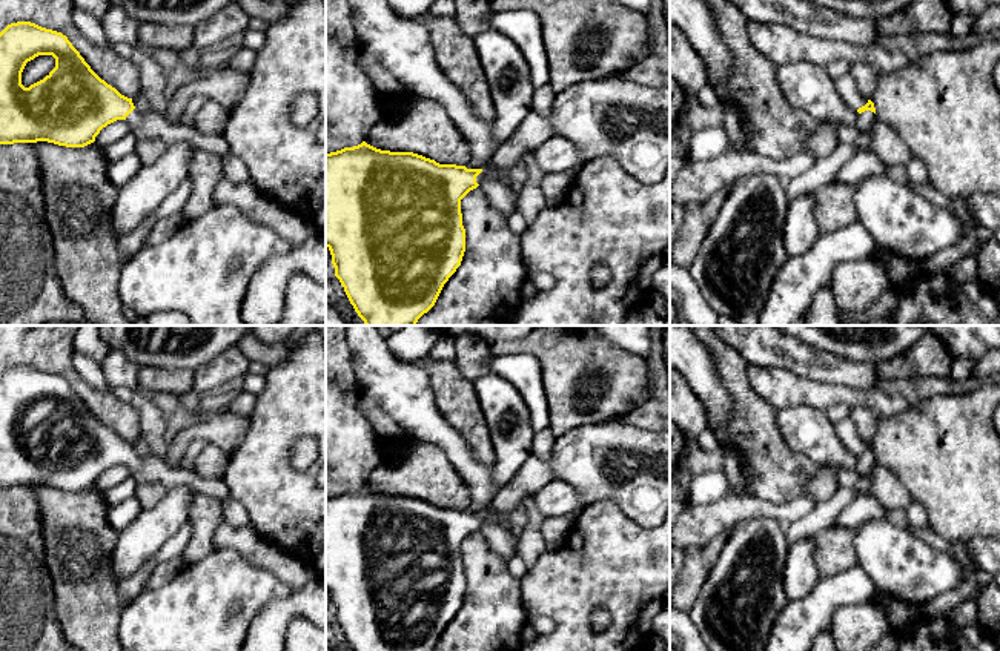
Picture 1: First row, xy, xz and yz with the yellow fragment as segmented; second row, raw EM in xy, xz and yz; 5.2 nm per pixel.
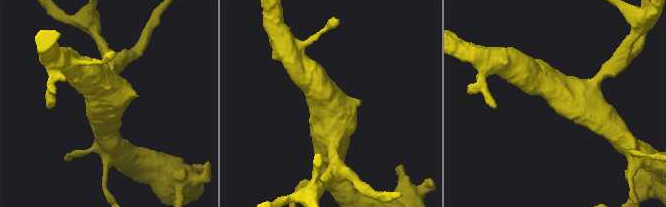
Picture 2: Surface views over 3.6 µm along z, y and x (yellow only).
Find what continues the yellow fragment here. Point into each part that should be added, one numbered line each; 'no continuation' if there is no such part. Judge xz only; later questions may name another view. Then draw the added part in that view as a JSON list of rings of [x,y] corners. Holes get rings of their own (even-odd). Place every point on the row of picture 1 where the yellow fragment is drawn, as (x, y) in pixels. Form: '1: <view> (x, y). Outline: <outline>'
1: xz (489, 171). Outline: [[[490,163],[485,164],[485,166],[482,167],[482,172],[476,177],[476,183],[479,184],[484,178],[495,178],[495,180],[501,181],[501,180],[499,180],[498,167],[493,166],[493,164],[490,164]]]

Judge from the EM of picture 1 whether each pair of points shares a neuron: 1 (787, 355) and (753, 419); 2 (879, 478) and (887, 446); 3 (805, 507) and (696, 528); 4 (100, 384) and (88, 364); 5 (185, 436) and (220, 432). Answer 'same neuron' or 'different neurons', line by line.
1: different neurons
2: different neurons
3: same neuron
4: same neuron
5: same neuron

